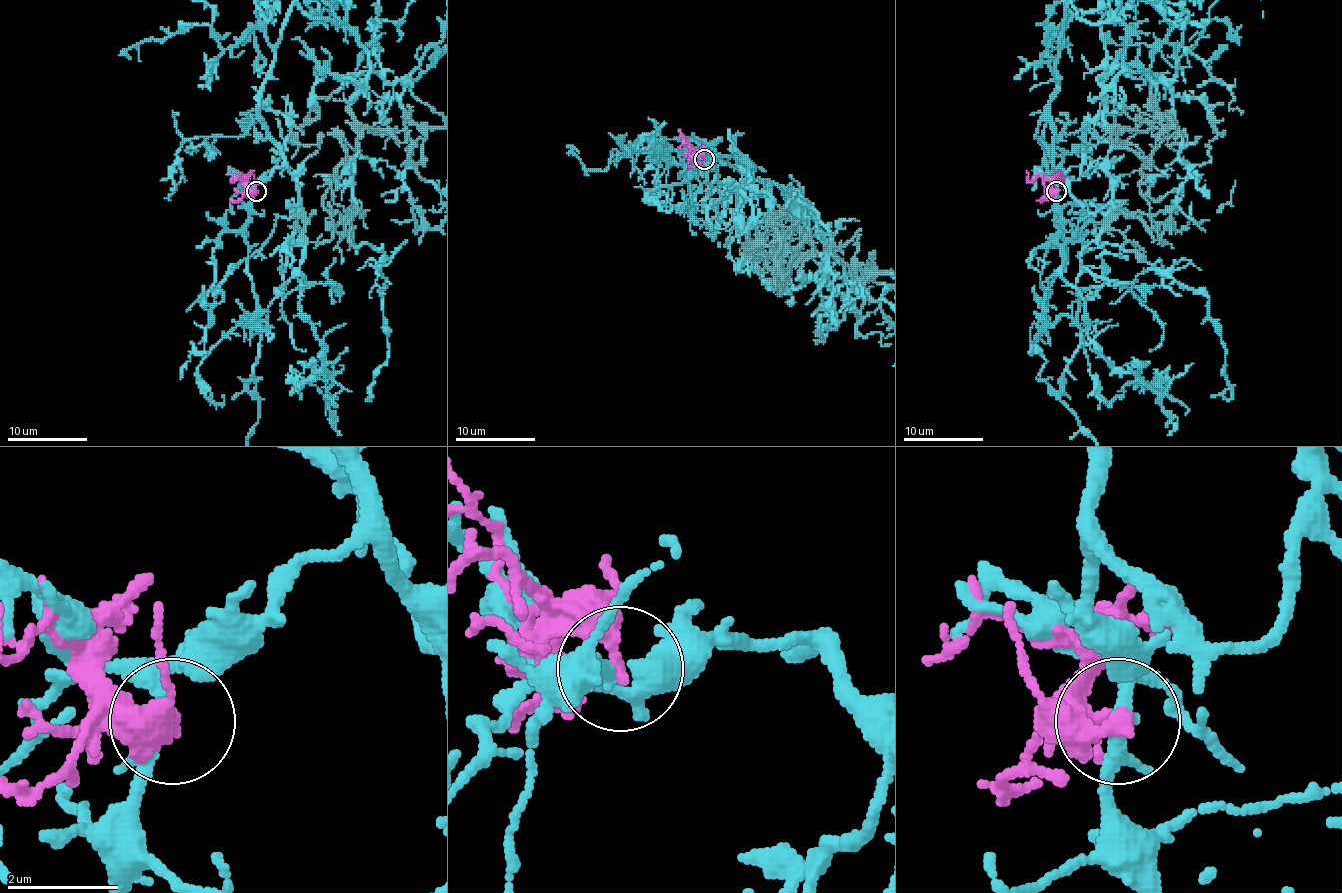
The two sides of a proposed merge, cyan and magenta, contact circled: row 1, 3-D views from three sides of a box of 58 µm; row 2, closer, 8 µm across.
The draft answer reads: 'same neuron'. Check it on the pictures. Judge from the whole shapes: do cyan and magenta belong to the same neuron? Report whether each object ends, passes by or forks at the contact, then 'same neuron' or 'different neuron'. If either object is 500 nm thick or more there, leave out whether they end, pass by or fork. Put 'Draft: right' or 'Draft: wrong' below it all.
cyan forks; magenta ends; different neuron
Draft: wrong

